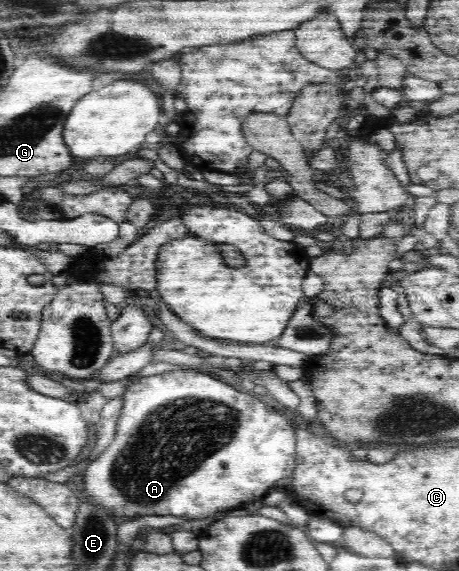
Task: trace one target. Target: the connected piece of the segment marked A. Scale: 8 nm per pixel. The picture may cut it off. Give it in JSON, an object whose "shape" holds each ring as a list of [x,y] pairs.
{"shape":[[[171,371],[161,375],[149,375],[130,385],[123,394],[123,409],[118,415],[116,432],[113,441],[97,456],[97,459],[88,463],[84,470],[81,483],[81,492],[87,499],[95,504],[107,508],[117,520],[136,518],[139,516],[177,516],[188,519],[203,519],[213,516],[214,513],[236,507],[245,507],[247,503],[262,501],[263,497],[274,489],[275,483],[281,479],[289,478],[296,469],[296,439],[294,424],[281,410],[269,409],[256,395],[247,391],[238,391],[231,385],[198,371]]]}

